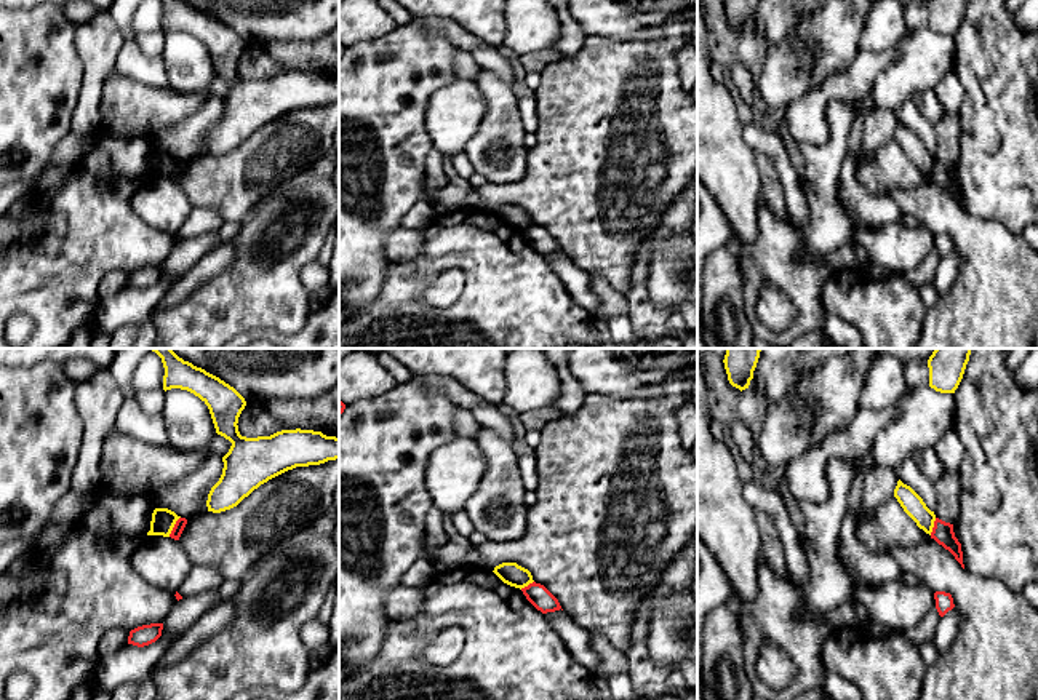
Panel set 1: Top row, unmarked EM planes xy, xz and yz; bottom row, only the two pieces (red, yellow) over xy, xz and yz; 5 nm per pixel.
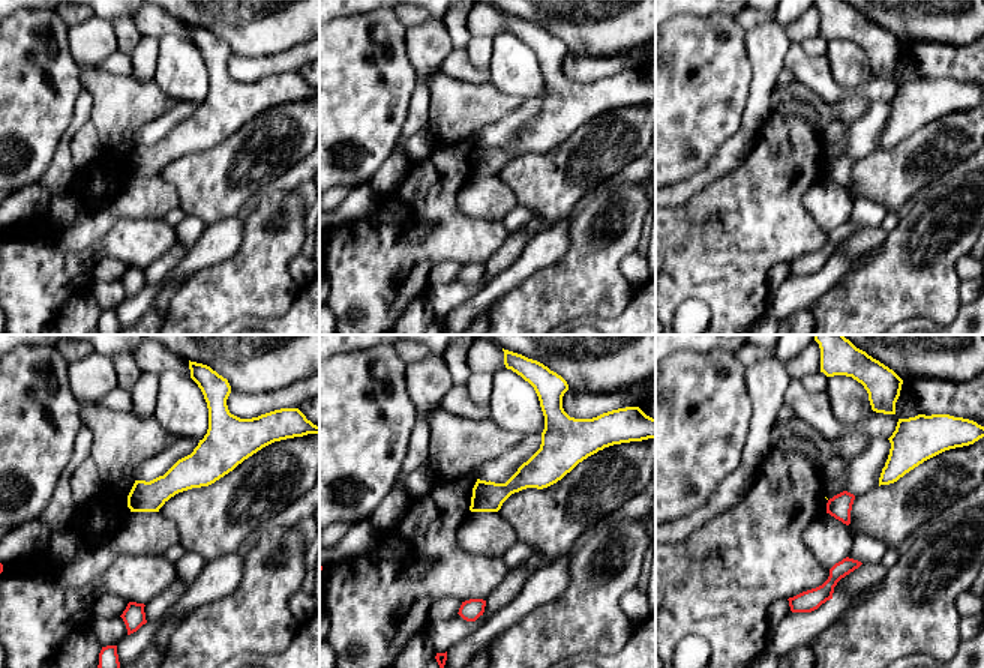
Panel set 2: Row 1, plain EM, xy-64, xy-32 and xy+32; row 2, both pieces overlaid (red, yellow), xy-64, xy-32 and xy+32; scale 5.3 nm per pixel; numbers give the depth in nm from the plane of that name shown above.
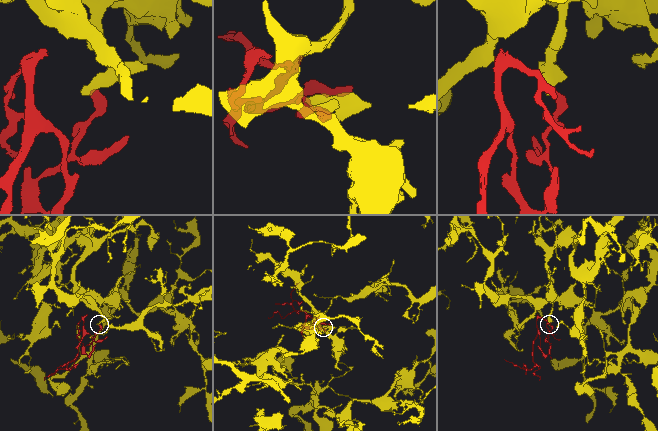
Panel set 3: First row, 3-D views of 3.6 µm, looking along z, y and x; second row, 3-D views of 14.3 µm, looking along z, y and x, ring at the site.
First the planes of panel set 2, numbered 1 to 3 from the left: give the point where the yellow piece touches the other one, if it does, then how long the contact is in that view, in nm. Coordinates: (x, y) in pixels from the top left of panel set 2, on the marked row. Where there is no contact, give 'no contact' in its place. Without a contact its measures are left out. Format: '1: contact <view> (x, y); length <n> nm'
1: no contact
2: no contact
3: no contact

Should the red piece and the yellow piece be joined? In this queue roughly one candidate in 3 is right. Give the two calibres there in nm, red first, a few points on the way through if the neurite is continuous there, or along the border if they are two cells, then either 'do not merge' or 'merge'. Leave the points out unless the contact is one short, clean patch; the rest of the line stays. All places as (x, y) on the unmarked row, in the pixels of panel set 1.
calibres 50 and 120 nm; border xy (179, 159), (168, 178); do not merge

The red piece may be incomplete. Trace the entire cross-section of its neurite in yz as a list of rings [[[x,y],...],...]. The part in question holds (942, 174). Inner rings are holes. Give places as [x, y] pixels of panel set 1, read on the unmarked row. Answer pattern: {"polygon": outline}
{"polygon": [[[936,160],[934,169],[931,174],[931,181],[934,181],[939,187],[942,187],[945,192],[948,192],[955,198],[955,201],[961,206],[961,209],[964,211],[961,185],[955,179],[953,166]]]}

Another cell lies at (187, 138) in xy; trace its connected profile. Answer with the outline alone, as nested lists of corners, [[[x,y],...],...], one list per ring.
[[[206,97],[195,113],[160,129],[154,136],[155,150],[168,150],[186,161],[208,153],[208,136],[219,123],[222,110],[222,99]]]

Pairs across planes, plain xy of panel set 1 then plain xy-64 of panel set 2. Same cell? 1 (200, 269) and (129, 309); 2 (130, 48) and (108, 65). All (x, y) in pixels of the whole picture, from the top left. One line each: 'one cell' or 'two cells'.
1: one cell
2: one cell

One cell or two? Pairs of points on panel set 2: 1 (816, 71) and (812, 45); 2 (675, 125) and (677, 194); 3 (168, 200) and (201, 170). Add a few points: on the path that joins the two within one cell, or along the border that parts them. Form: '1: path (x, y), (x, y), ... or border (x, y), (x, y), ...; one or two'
1: border (798, 44), (810, 56), (825, 56); two
2: border (708, 165), (671, 185); two
3: border (158, 176), (176, 191), (179, 206); two

